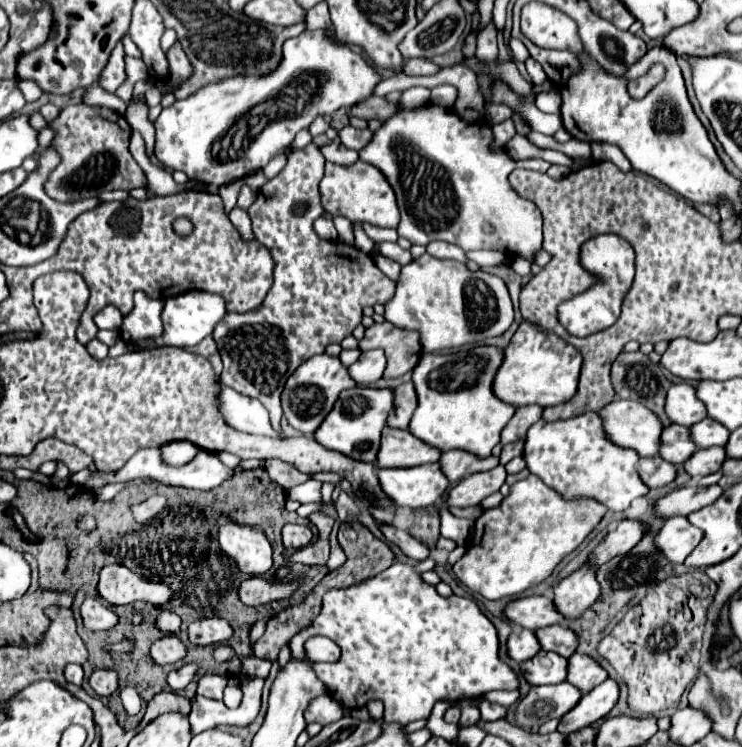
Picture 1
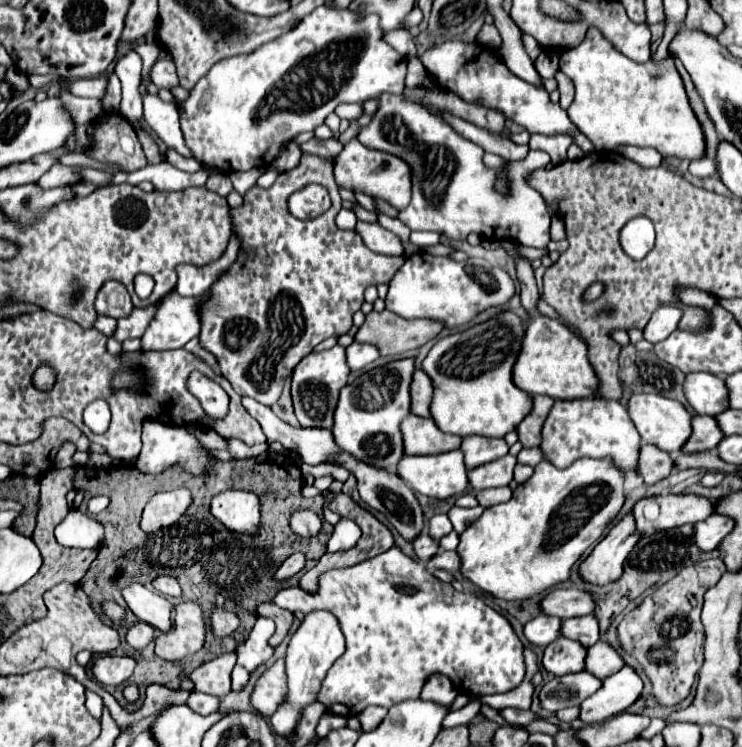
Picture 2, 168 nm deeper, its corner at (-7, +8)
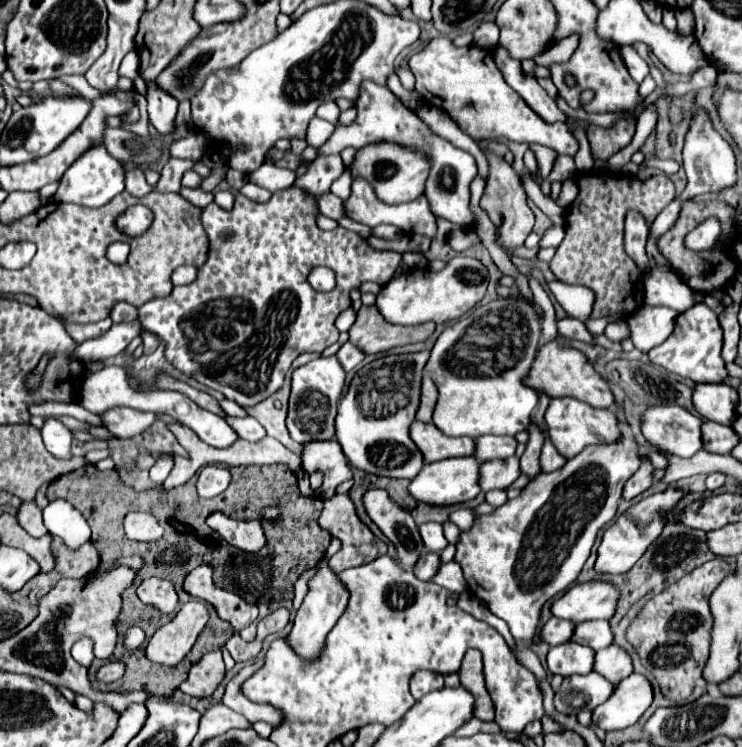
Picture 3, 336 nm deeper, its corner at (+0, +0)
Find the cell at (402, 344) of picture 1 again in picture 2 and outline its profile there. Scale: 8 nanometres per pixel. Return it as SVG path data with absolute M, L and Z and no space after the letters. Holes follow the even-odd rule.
M372 311L354 335L356 341L376 345L380 355L400 355L418 349L444 329L442 321L404 319L392 311Z

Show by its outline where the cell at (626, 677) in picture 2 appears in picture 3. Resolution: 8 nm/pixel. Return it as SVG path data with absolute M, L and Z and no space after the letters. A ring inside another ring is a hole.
M639 673L625 677L615 685L613 691L615 693L613 697L609 697L609 701L593 709L593 723L605 731L625 729L637 723L637 719L645 713L653 699L651 683Z

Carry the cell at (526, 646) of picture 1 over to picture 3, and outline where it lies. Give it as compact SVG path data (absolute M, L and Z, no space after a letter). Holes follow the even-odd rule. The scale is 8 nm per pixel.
M551 617L539 633L539 639L549 643L549 645L561 645L565 641L569 641L569 637L573 635L573 623L571 621L563 621L557 617Z

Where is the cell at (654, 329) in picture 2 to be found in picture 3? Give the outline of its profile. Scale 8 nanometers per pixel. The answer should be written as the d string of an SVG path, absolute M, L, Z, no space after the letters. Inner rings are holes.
M641 305L633 315L627 317L633 345L643 353L661 345L673 333L675 319L677 311L673 309Z

